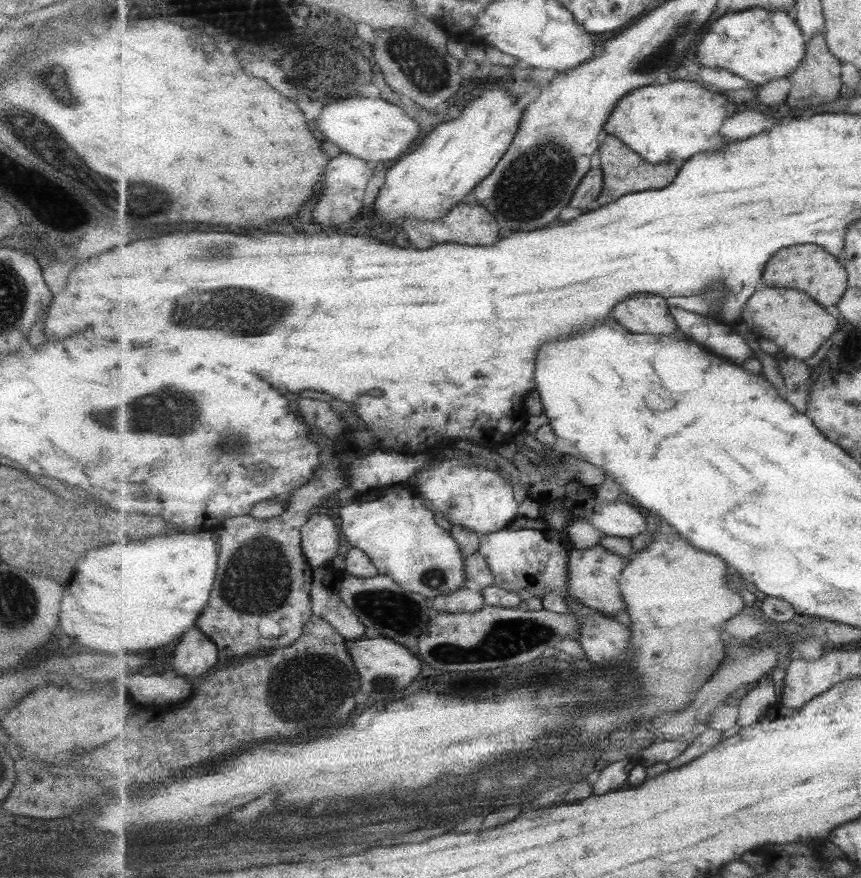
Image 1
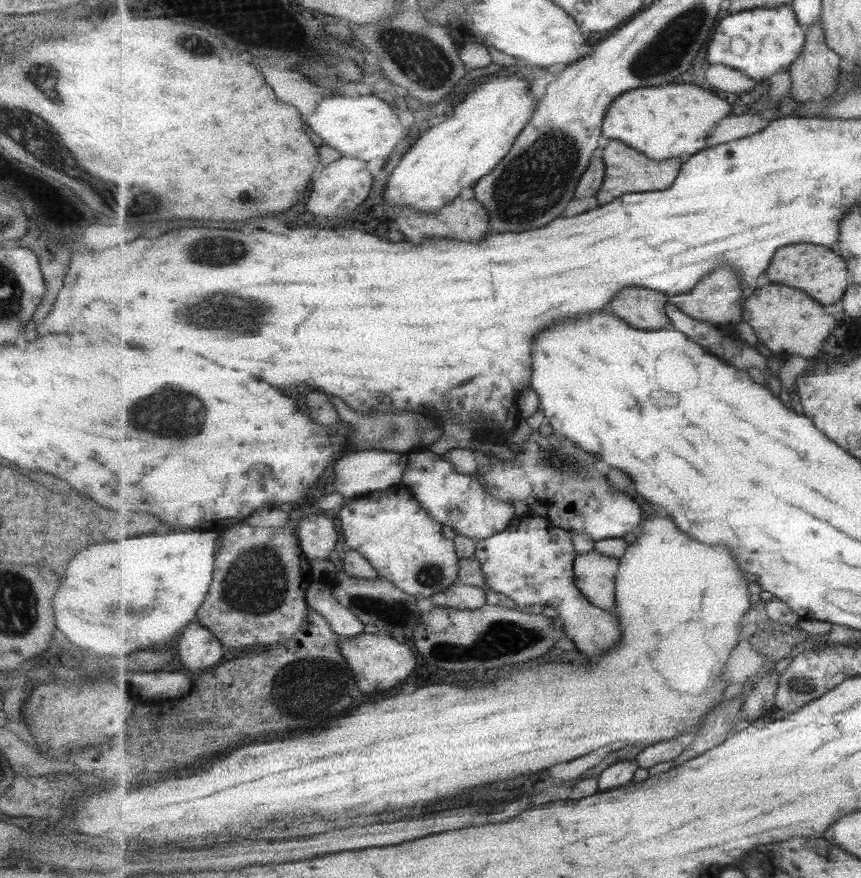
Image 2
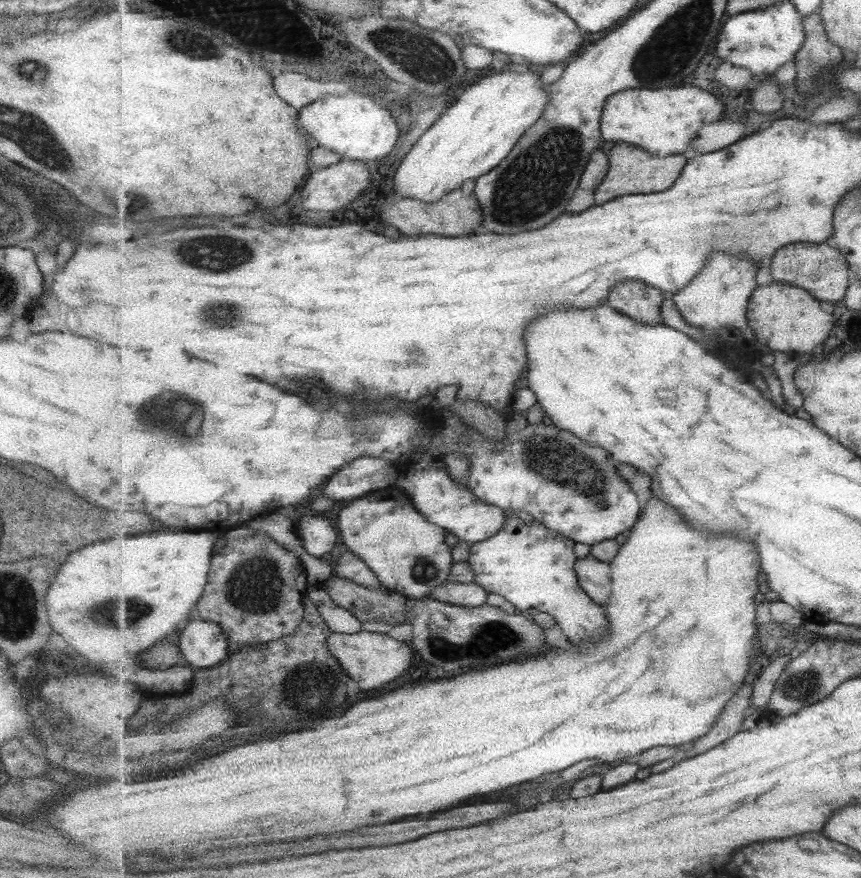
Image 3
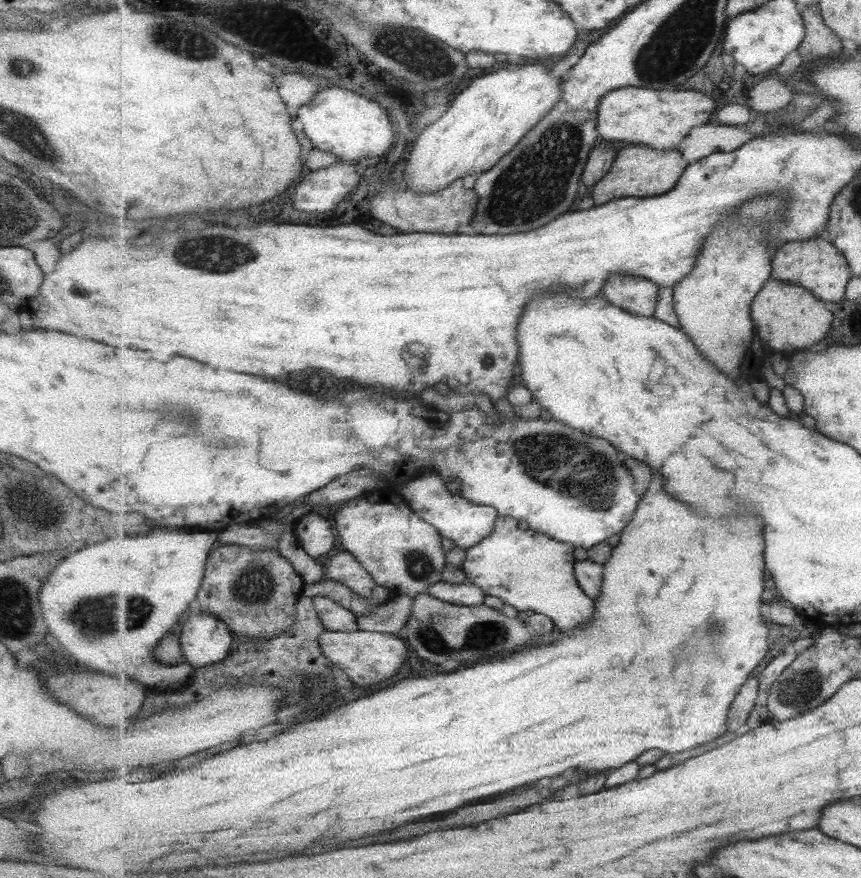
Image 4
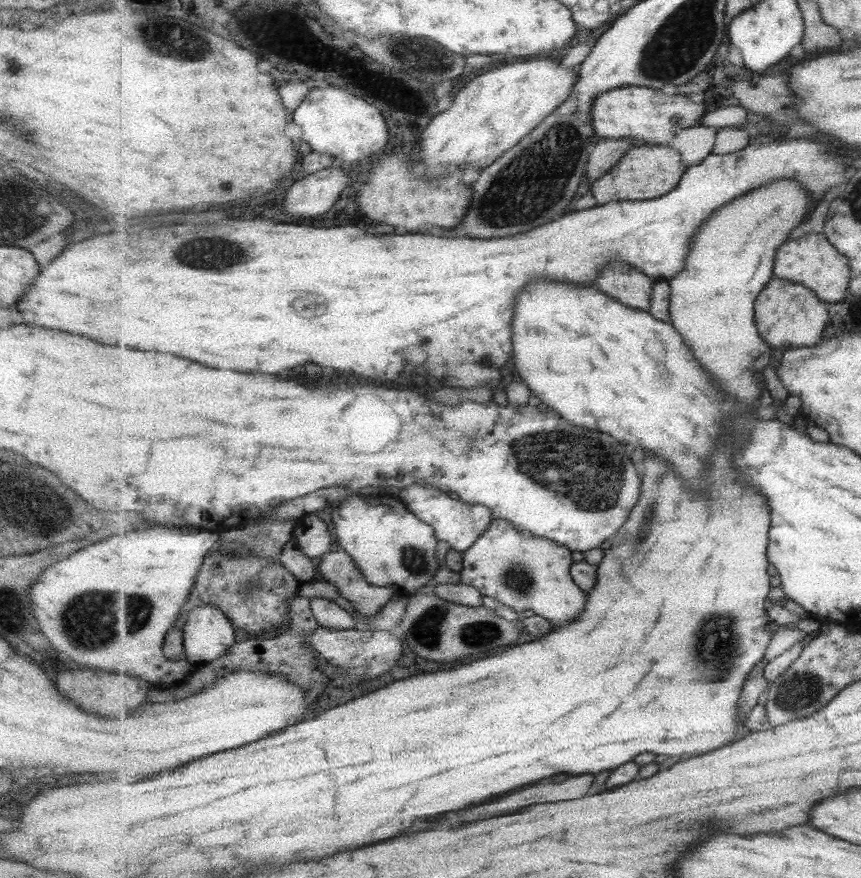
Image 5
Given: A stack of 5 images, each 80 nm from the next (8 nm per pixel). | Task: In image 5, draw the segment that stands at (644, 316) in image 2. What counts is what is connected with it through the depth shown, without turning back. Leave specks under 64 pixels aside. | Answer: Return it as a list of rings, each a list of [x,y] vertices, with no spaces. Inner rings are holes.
[[[613,261],[609,267],[601,270],[595,286],[605,294],[639,310],[650,312],[654,297],[654,281],[637,267],[631,267],[623,261]]]

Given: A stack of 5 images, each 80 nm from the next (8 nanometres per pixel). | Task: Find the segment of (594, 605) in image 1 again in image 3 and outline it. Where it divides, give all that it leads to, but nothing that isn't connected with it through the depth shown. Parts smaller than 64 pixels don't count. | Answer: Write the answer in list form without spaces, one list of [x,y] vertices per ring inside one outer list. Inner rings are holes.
[[[588,554],[584,559],[578,559],[576,571],[585,592],[596,603],[607,606],[611,598],[612,564]]]

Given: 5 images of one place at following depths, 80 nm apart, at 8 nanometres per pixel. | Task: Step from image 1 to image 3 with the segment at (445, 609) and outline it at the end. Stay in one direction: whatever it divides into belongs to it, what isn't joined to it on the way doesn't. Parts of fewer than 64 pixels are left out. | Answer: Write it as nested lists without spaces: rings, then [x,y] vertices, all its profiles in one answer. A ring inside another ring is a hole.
[[[450,581],[437,587],[430,597],[441,602],[467,607],[478,607],[488,602],[488,592],[476,582],[463,584]]]

